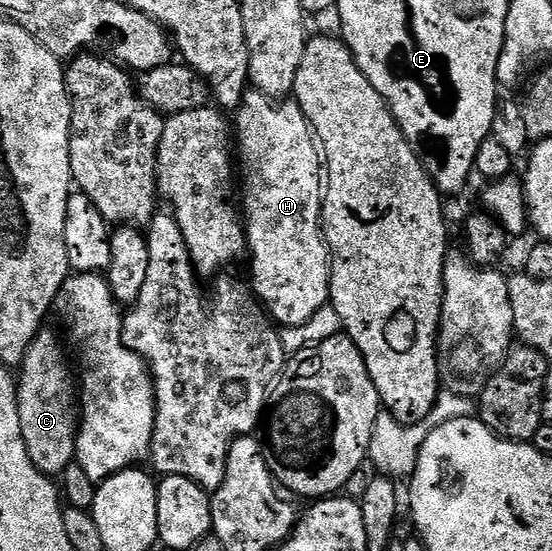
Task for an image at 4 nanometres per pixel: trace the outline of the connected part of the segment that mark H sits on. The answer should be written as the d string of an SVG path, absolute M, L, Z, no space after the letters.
M247 91L234 117L233 129L239 132L237 157L243 160L241 217L245 222L247 253L251 257L250 284L254 296L280 326L300 325L321 311L329 301L331 256L321 226L325 192L325 181L321 176L321 153L312 134L311 124L294 100L276 103L263 93Z

